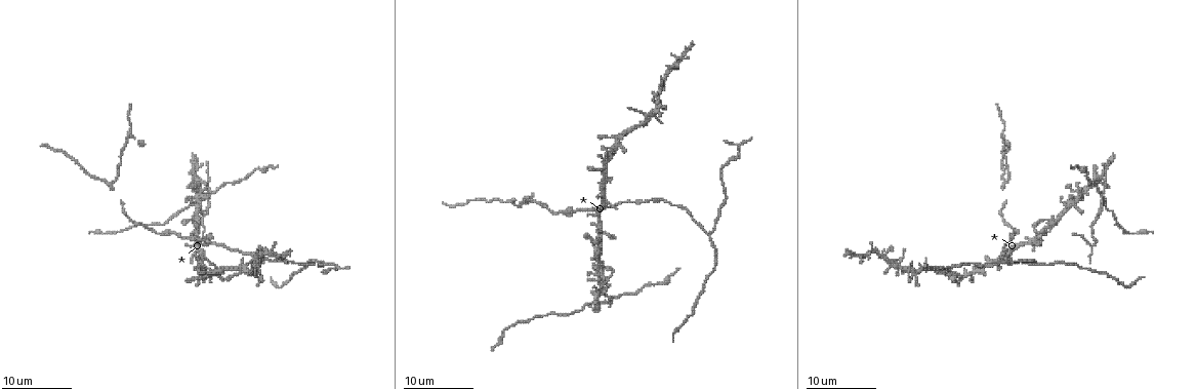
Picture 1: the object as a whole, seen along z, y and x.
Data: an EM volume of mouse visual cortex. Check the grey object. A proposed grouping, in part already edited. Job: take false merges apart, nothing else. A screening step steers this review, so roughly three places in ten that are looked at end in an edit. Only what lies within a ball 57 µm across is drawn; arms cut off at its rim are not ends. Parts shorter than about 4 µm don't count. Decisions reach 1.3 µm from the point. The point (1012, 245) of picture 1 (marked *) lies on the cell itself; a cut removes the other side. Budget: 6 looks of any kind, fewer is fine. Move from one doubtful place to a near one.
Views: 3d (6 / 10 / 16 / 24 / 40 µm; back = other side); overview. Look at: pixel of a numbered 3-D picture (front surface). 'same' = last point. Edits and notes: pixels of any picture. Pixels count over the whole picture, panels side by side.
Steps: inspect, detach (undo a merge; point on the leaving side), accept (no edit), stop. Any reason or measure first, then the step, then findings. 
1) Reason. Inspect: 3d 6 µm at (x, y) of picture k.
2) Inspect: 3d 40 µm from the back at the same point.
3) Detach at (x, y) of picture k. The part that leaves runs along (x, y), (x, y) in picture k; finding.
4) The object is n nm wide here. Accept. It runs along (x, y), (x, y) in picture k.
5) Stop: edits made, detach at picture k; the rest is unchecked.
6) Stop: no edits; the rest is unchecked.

Two arms in line, one across. Inspect: 3d 24 µm at (1037, 263) of picture 1.

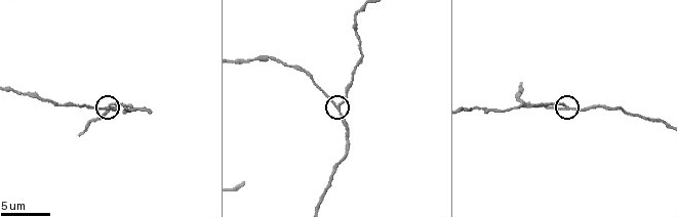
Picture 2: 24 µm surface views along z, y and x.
Inspect: 3d 6 µm at (338, 106) of picture 2.

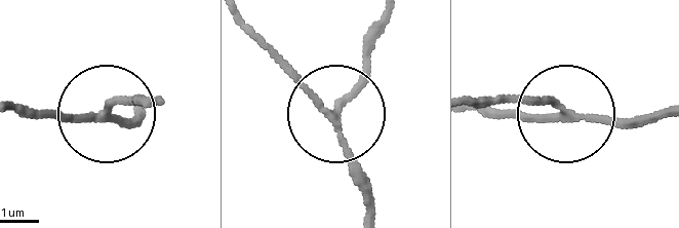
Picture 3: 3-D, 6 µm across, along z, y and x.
Accept. It runs along (239, 20), (333, 111), (386, 20) in picture 3; continuous, no second cell.

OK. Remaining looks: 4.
Inspect: 3d 16 µm at (1102, 196) of picture 1.

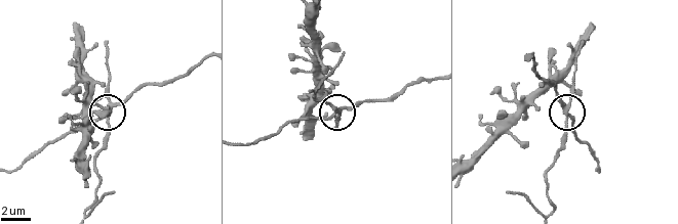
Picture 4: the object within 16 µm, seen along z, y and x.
Inspect: 3d 6 µm at (564, 108) of picture 4.

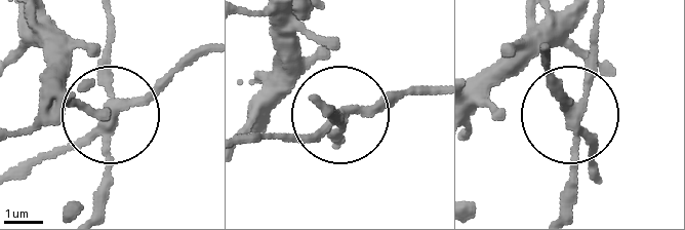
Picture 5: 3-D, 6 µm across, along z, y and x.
4 arms meet here. Detach at (103, 183) of picture 5. A second cell is stuck on.

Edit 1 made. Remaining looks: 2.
Stop: edits made, detach at picture 5; the rest is unchecked.

